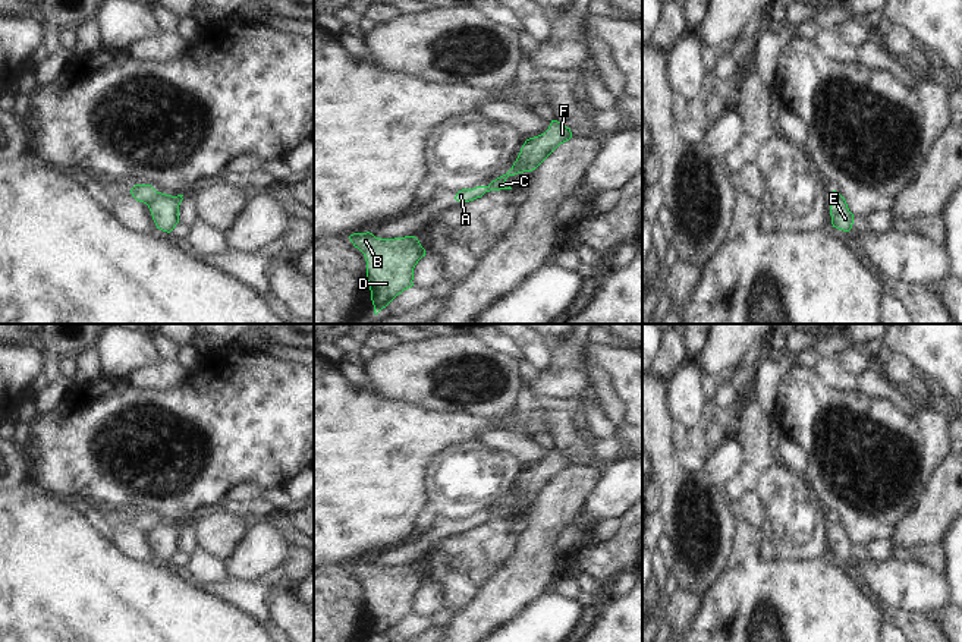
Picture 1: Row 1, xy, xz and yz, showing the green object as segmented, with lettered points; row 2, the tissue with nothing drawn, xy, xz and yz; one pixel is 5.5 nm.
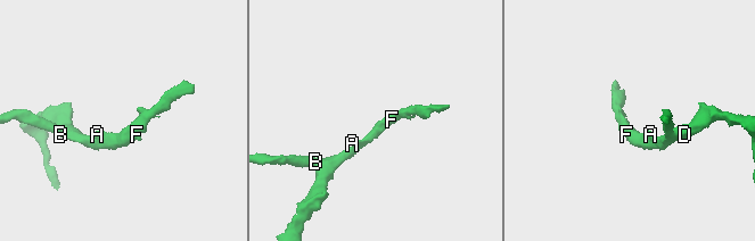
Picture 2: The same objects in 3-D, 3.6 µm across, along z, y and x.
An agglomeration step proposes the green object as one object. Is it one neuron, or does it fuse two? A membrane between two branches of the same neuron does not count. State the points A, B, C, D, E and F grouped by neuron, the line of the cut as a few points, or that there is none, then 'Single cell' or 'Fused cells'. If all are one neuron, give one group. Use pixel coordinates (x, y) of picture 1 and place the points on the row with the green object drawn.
Groups: A B C D E F. No split. Single cell

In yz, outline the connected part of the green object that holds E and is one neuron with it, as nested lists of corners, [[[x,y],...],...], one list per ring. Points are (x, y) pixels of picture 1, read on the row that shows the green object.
[[[833,191],[830,198],[830,215],[833,227],[849,232],[853,224],[853,214],[849,211],[845,198]]]

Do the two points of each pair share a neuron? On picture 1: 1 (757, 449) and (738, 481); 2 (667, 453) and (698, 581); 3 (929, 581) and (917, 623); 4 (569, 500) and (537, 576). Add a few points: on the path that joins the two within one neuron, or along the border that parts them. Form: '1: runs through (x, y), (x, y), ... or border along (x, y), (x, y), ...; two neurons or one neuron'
1: runs through (757, 456), (745, 474); one neuron
2: runs through (678, 485), (697, 513), (698, 548); one neuron
3: border along (895, 610), (933, 611); two neurons
4: runs through (550, 519), (538, 538), (537, 557); one neuron

